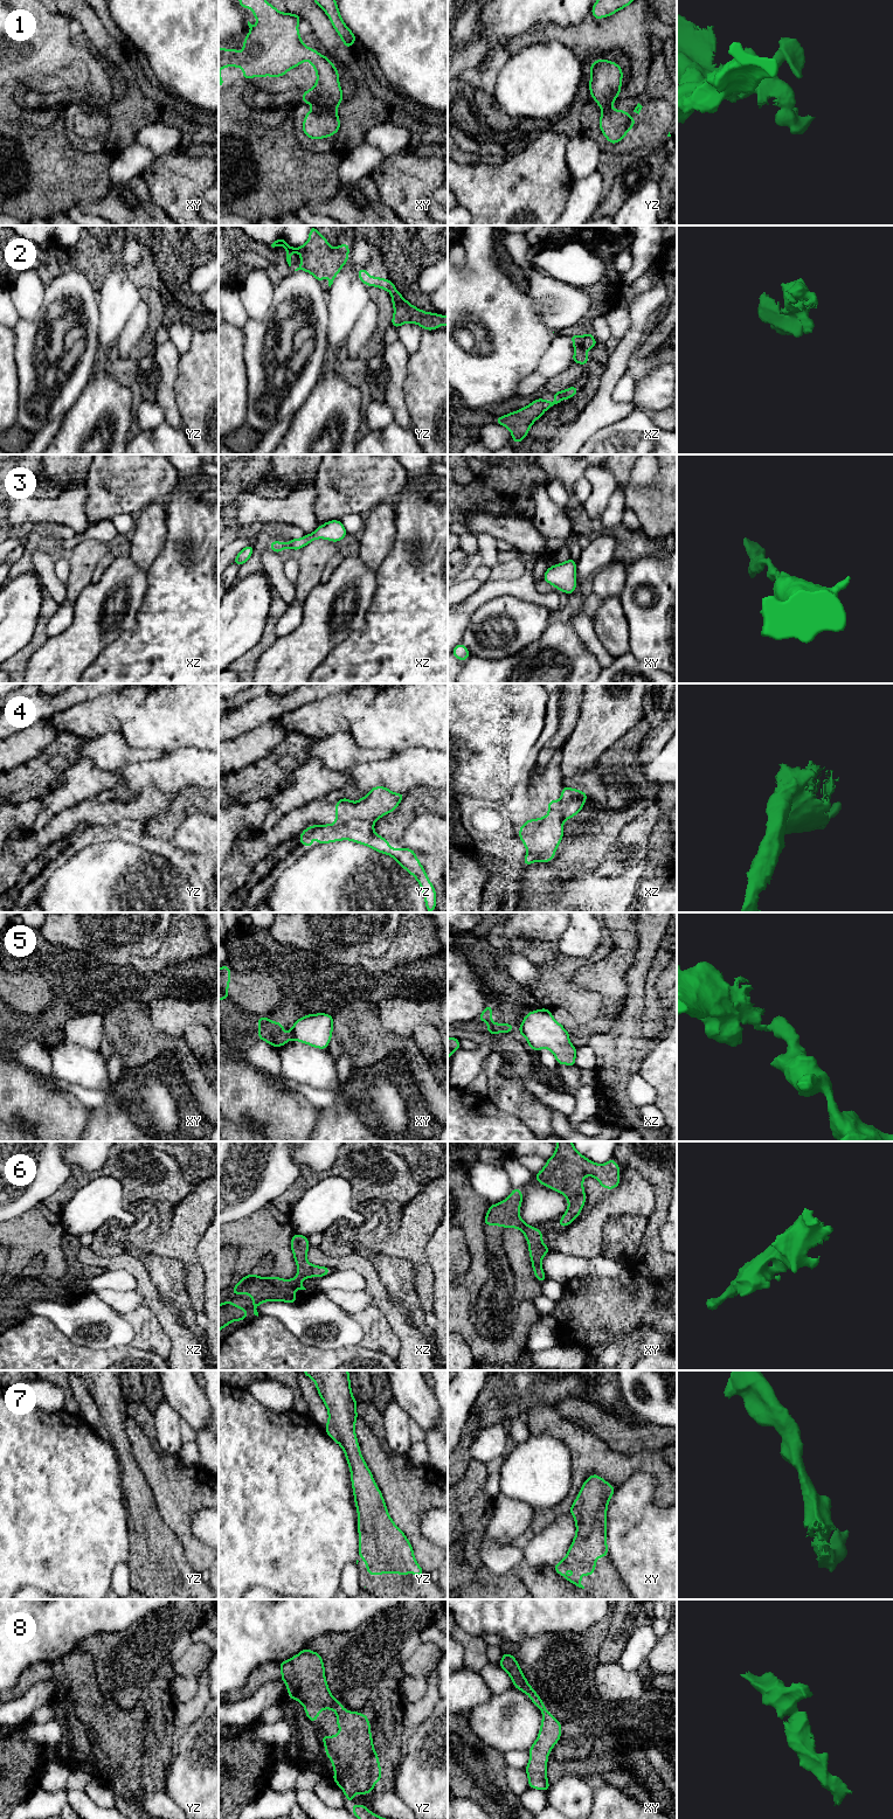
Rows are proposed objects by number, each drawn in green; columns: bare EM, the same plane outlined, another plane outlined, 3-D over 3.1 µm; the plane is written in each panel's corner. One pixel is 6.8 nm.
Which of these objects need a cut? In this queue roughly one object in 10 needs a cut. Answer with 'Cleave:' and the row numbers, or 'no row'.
Cleave: 1, 5

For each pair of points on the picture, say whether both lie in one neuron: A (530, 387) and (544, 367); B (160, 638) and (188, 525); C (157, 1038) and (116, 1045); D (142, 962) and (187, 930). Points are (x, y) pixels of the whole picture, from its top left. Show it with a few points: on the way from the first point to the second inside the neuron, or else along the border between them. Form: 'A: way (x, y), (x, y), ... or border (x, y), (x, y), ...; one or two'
A: border (535, 370), (549, 380); two
B: way (188, 610), (196, 602), (196, 553); one
C: way (146, 1038), (126, 1040); one
D: way (153, 962), (157, 962), (177, 942); one

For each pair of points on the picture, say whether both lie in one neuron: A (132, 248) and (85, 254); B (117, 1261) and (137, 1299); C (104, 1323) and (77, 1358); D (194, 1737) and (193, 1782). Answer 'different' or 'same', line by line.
A: different
B: different
C: different
D: same

